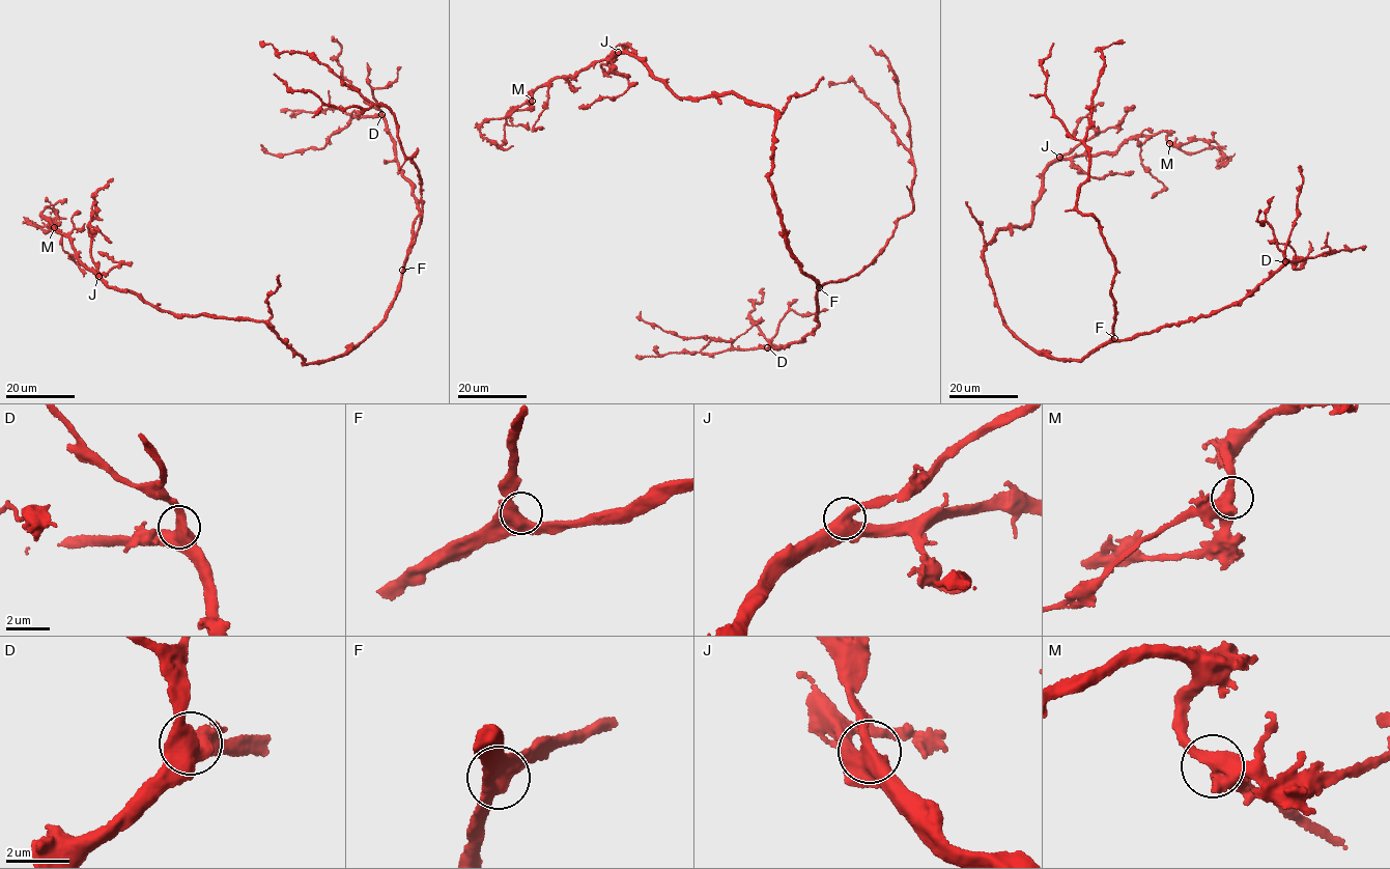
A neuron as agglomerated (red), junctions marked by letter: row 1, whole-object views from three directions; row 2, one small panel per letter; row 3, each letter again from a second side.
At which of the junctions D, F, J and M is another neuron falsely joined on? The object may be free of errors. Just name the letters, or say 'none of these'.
none of these

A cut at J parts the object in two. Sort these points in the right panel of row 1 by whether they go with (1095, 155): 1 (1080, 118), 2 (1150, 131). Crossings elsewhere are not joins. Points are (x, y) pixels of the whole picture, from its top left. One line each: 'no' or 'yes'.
1: no
2: yes

